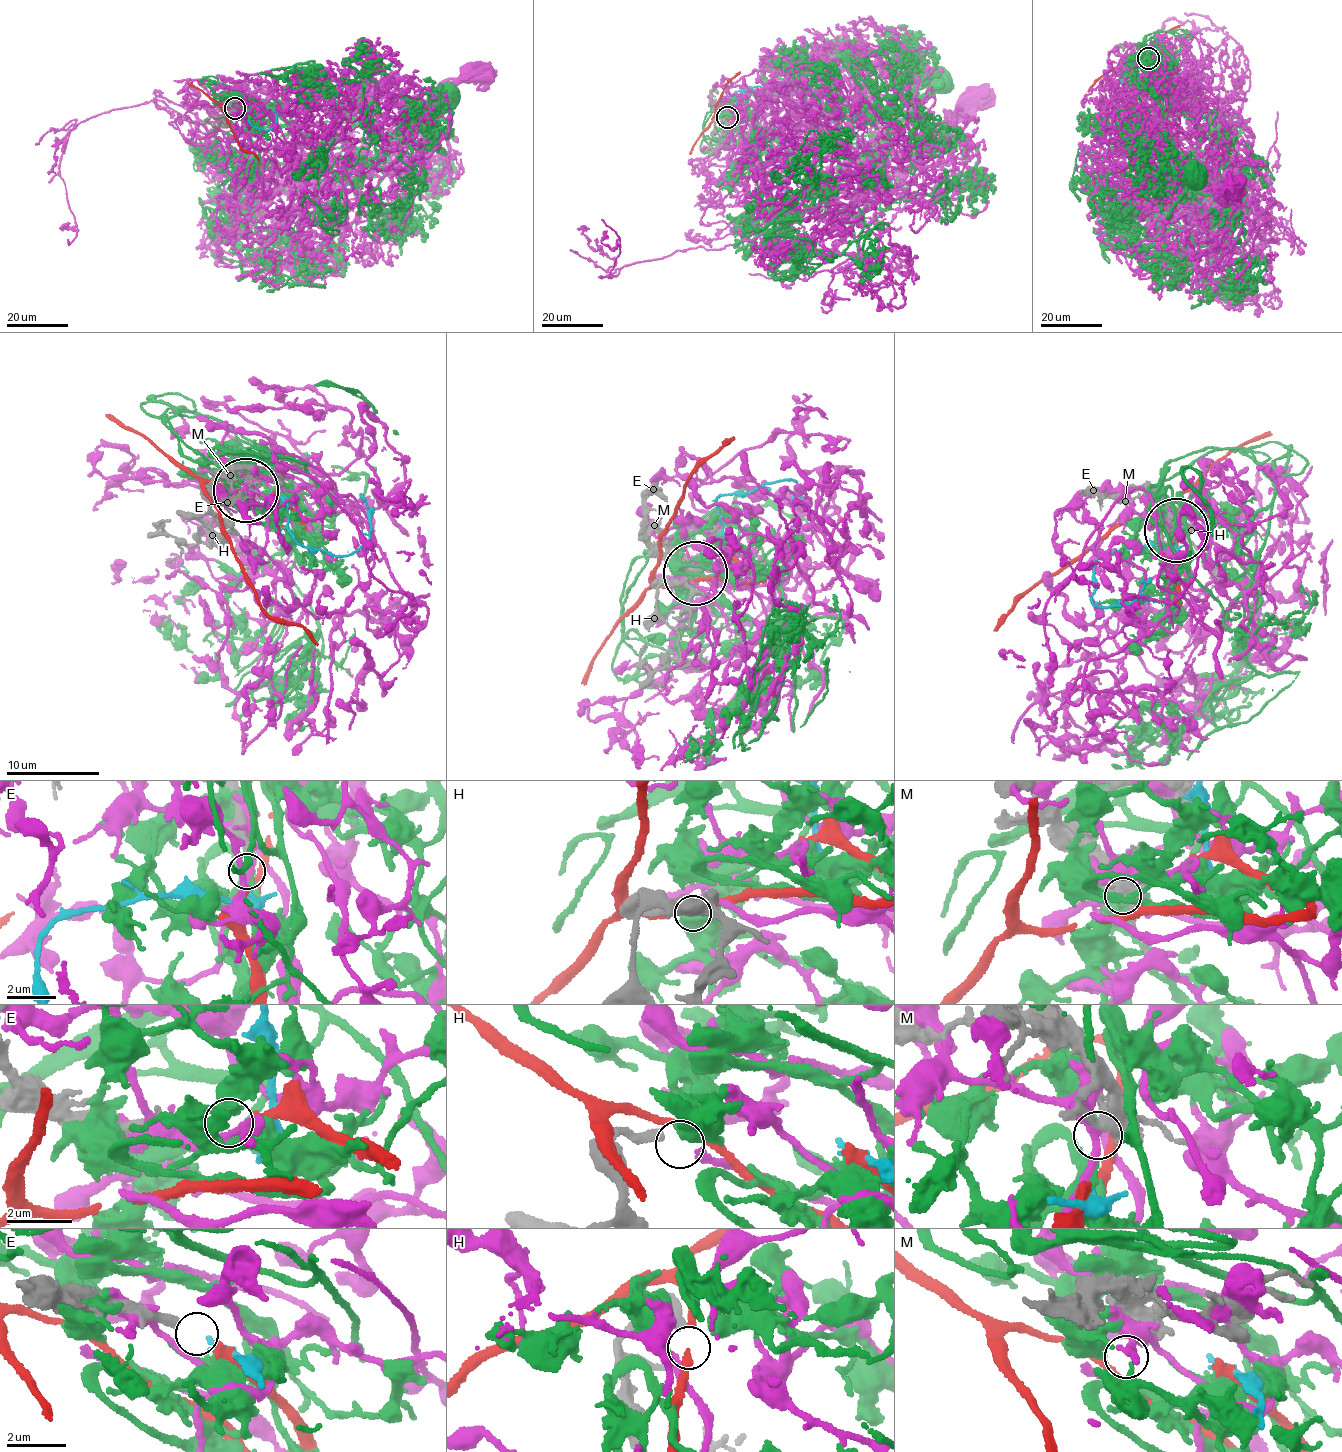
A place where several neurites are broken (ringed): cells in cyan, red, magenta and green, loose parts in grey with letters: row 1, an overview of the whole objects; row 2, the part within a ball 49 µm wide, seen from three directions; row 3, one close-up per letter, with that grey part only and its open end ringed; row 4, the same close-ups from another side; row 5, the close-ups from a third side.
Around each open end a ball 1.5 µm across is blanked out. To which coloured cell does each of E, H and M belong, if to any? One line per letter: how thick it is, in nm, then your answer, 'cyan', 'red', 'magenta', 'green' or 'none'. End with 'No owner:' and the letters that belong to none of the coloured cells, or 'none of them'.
E: calibre 340 nm; red
H: calibre 280 nm; magenta
M: calibre 320 nm; green
No owner: none of them

